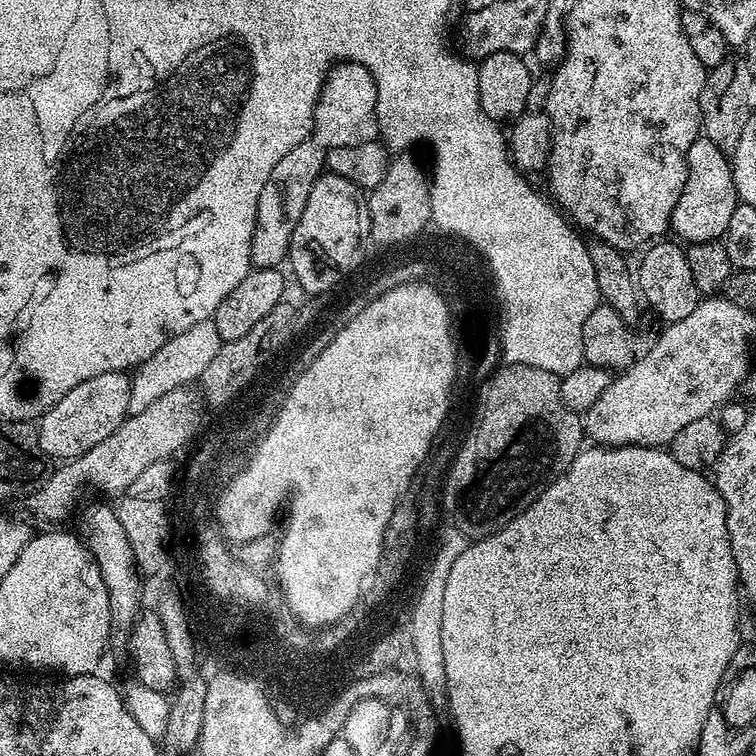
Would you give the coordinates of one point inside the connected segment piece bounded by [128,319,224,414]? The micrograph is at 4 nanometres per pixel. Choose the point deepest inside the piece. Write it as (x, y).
(179, 363)

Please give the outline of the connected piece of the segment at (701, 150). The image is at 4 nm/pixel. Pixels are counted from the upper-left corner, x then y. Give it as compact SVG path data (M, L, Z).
M697 136L688 151L688 177L678 198L678 206L674 206L671 231L676 231L681 241L688 240L689 245L701 244L707 240L719 241L726 226L730 226L730 214L734 214L737 203L729 157L718 150L718 146L714 146L714 142L710 142L707 136Z

